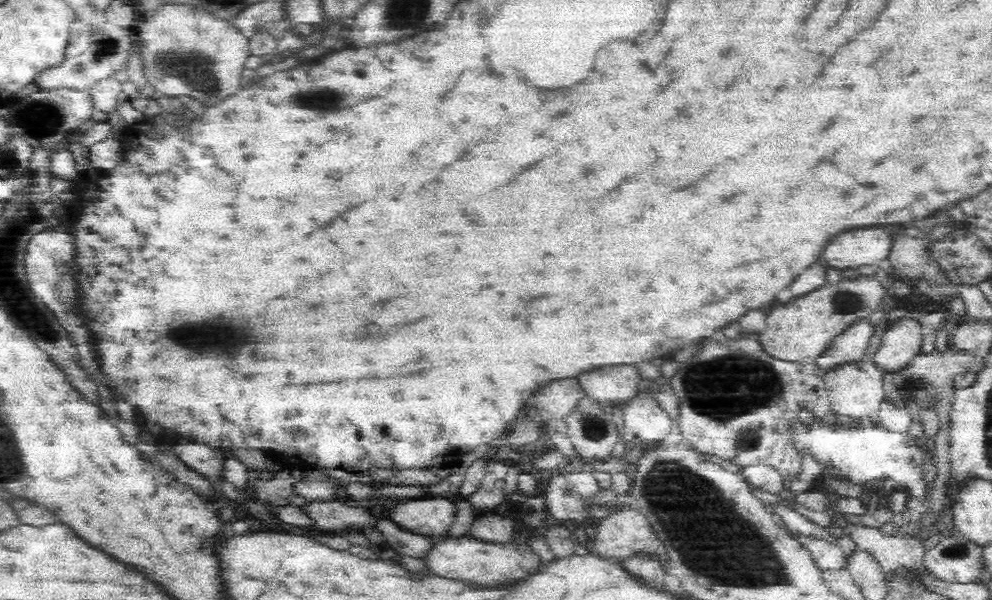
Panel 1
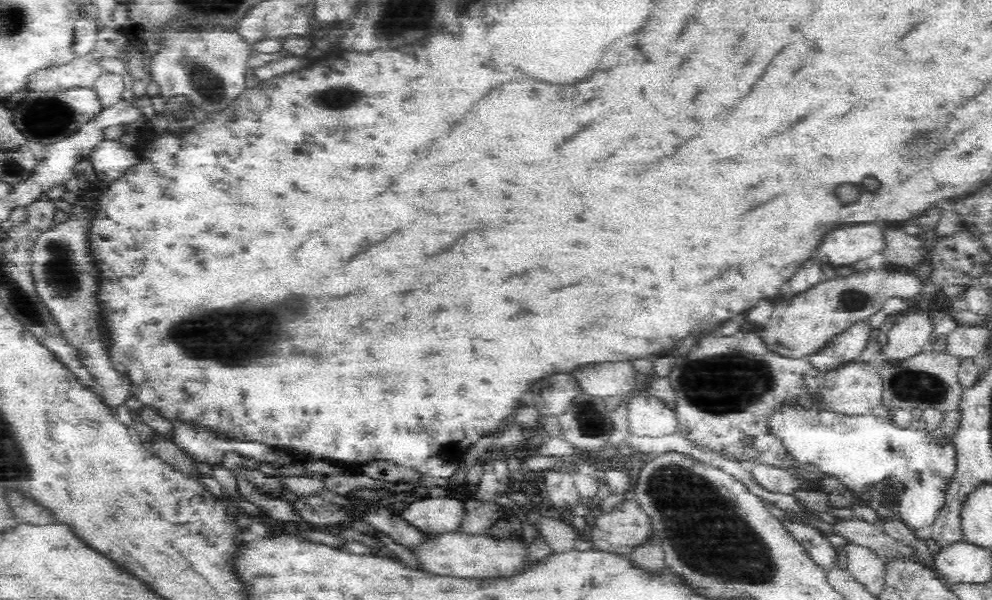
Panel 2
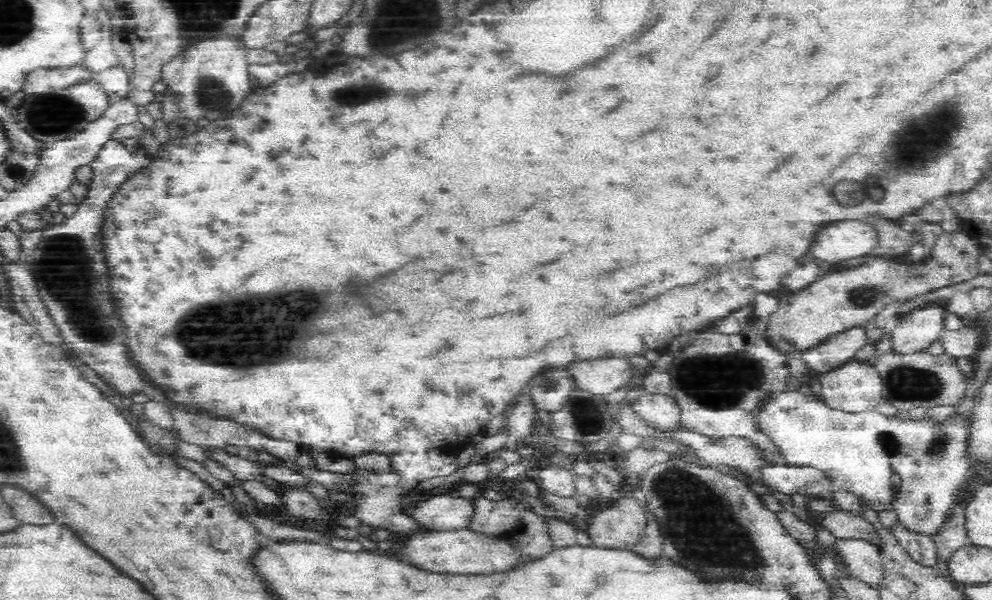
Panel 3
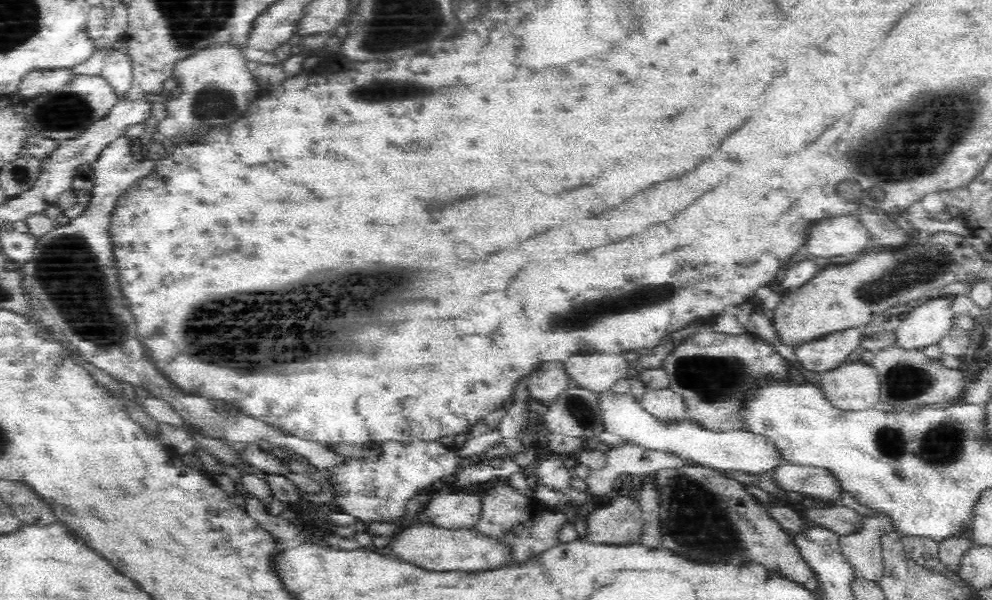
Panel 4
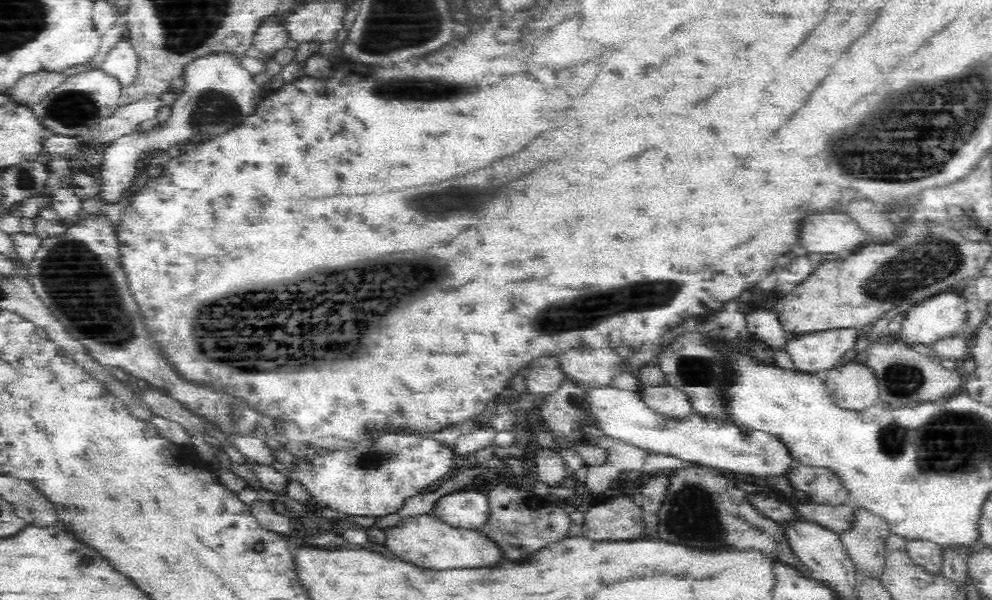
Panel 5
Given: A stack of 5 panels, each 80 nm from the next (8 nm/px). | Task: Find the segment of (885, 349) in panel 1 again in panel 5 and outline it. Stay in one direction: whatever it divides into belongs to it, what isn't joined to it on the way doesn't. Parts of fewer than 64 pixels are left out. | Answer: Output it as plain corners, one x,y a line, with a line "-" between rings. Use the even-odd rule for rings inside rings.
952,289
919,302
904,314
899,332
900,343
934,346
941,339
954,335
954,332
963,331
966,324
966,312
971,306
959,291
953,291

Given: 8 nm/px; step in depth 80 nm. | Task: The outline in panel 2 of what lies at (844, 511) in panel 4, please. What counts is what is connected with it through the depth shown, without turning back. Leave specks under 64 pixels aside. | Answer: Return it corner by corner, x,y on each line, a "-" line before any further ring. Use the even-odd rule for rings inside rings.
860,519
838,520
834,525
836,534
842,535
858,546
874,551
878,558
887,566
898,559
912,561
922,567
927,563
915,544
904,544
901,540
886,534
881,526

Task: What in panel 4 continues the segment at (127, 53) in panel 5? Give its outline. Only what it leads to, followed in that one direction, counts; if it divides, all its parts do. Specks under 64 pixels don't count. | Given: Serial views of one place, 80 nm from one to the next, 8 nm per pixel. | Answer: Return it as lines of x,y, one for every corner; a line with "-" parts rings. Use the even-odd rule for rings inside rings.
114,51
94,67
98,75
108,83
108,87
112,87
114,98
119,101
124,99
132,82
131,59
127,55

